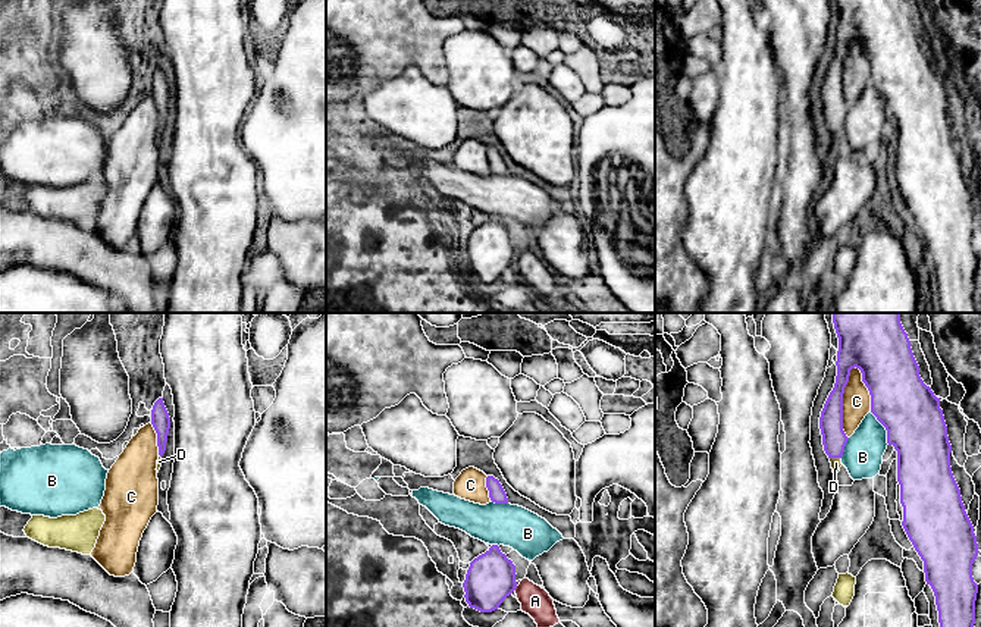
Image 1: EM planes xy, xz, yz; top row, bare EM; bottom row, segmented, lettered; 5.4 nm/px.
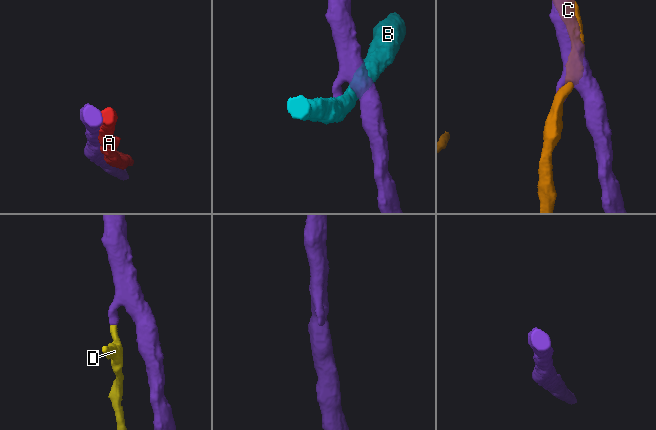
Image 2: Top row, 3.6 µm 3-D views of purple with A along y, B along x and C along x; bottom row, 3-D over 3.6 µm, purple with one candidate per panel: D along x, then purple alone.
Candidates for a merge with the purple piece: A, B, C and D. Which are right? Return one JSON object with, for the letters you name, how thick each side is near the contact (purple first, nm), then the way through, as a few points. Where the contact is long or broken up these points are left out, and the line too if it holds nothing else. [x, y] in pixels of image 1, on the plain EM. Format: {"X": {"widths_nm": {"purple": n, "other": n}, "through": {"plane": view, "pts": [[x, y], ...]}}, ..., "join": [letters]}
{"D": {"widths_nm": {"purple": 140, "other": 60}, "through": {"plane": "yz", "pts": [[834, 110], [836, 128], [836, 134]]}}, "join": ["D"]}

